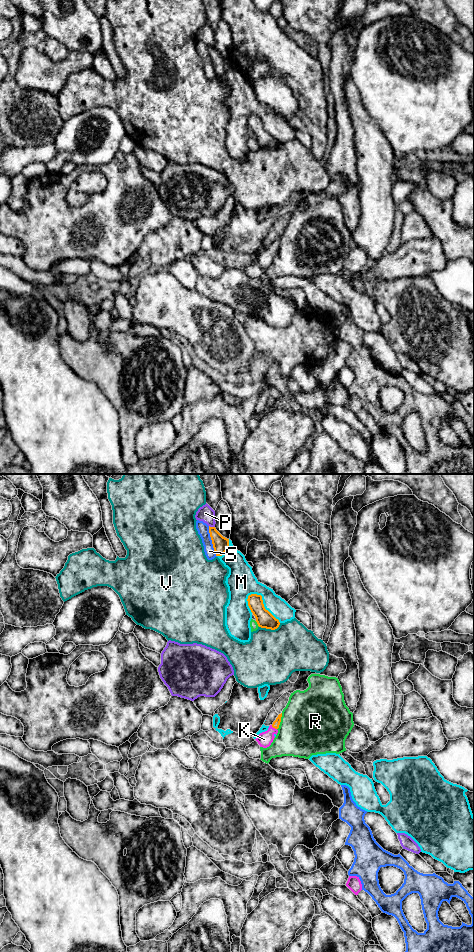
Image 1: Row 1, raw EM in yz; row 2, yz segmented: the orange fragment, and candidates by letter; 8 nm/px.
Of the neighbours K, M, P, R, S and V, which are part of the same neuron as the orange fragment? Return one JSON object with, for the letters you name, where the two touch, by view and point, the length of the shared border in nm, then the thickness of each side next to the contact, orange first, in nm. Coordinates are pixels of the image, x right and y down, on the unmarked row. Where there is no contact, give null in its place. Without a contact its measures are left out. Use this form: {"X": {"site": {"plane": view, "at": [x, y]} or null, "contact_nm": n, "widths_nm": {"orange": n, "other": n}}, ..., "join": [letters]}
{"K": {"site": {"plane": "yz", "at": [274, 247]}, "contact_nm": 60, "widths_nm": {"orange": 60, "other": 120}}, "join": ["K"]}

